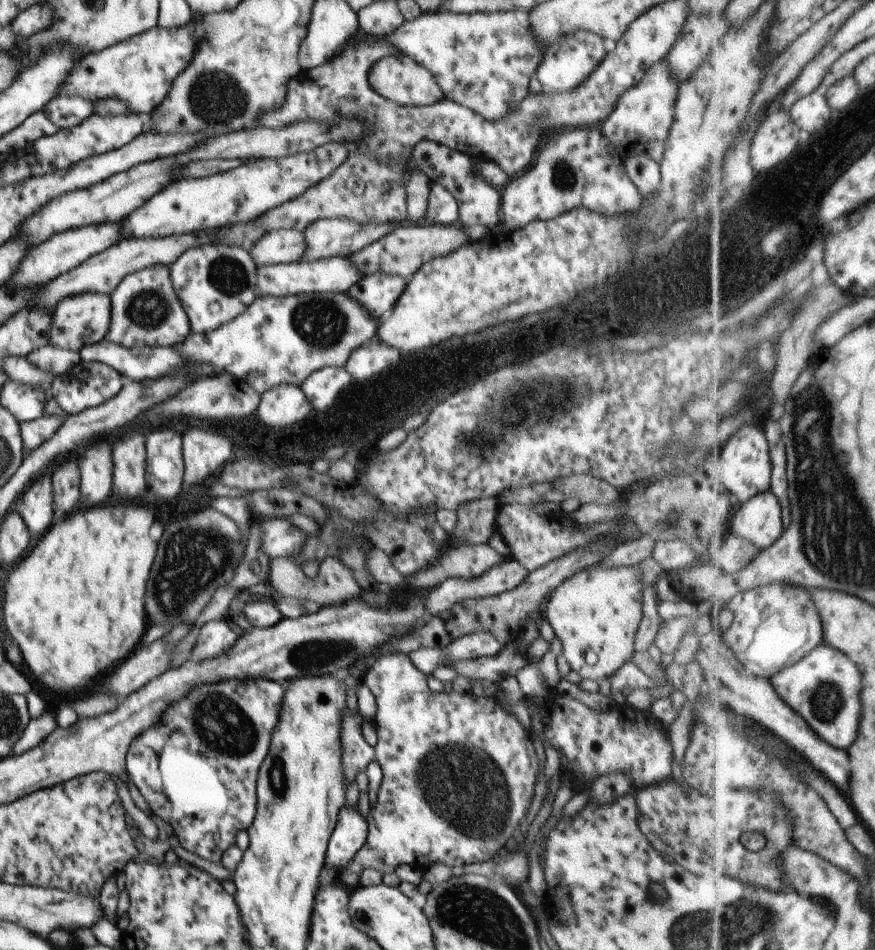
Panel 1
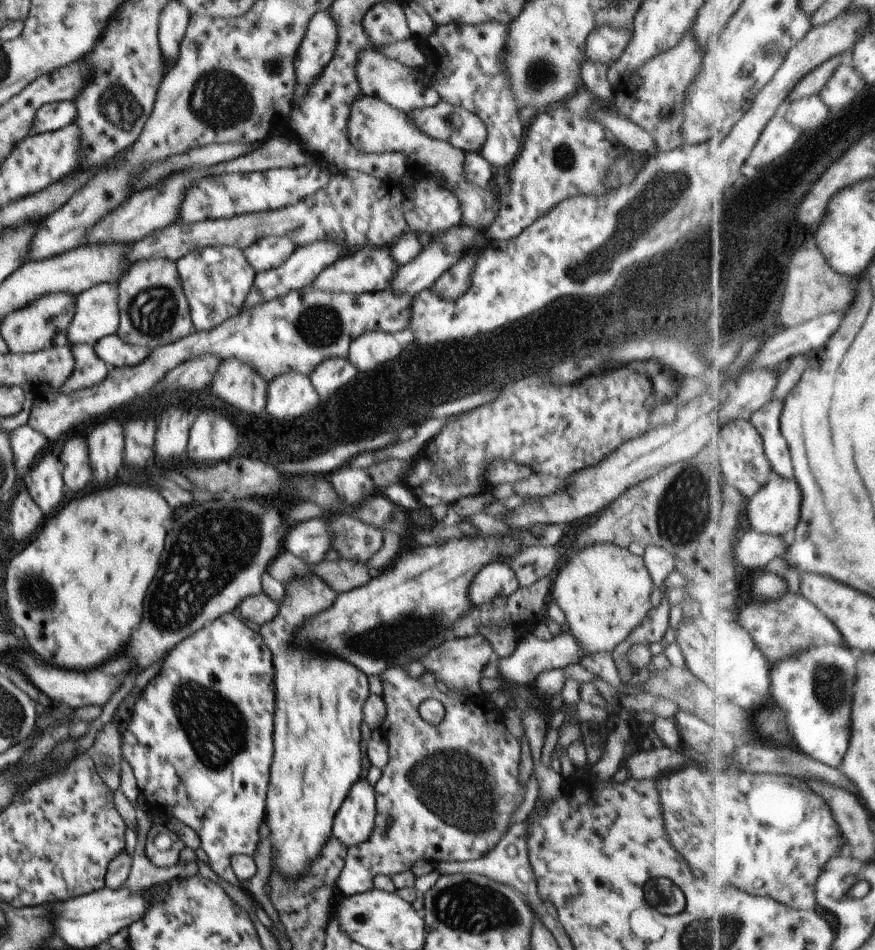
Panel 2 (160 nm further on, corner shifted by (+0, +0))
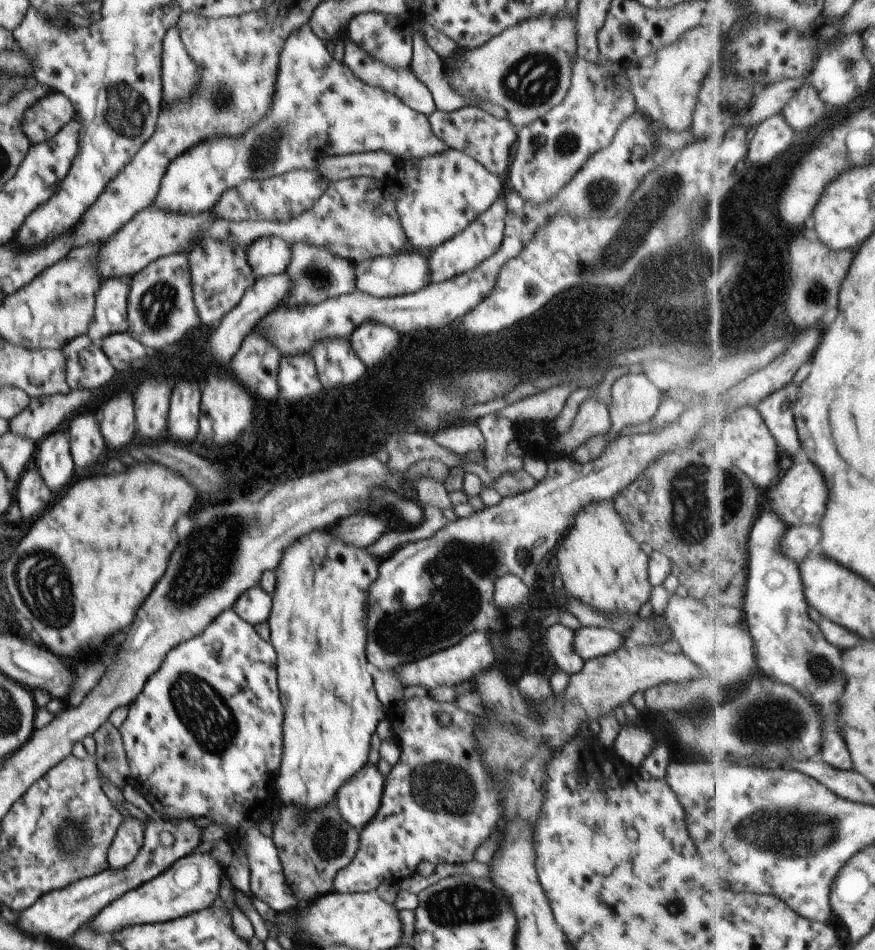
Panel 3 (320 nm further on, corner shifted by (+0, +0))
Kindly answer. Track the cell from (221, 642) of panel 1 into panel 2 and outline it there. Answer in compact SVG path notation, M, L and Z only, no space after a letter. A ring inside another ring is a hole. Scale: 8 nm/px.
M231 612L223 614L197 630L193 635L179 642L173 649L167 652L159 672L147 682L147 686L136 697L135 704L131 710L131 717L127 728L121 732L120 756L129 764L133 777L137 784L137 790L145 799L144 804L147 810L155 817L162 820L174 818L185 826L189 827L199 838L199 846L203 850L206 864L211 871L221 877L225 882L233 886L240 887L238 880L231 871L230 858L235 854L252 856L255 854L256 844L259 841L259 824L265 817L265 786L267 786L267 774L271 766L271 756L273 756L273 740L271 740L271 718L273 718L273 706L275 702L273 691L273 668L270 651L264 646L261 636L247 628L237 616Z

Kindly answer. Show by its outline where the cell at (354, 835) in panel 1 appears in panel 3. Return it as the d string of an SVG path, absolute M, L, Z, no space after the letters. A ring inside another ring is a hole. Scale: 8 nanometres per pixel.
M365 763L336 790L335 804L344 821L353 828L363 828L377 809L382 795L384 780L376 765Z

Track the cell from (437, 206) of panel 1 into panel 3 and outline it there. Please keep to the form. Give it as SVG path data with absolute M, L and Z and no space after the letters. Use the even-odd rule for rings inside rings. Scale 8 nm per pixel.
M455 149L405 162L401 166L399 190L399 194L391 190L391 197L402 231L415 251L424 257L477 219L498 199L499 192L503 192L496 175L468 154Z

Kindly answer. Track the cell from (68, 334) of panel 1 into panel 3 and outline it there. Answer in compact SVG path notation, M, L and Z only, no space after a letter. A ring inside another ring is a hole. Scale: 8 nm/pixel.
M131 276L103 279L94 298L94 317L87 335L93 343L115 333L125 333L128 327L126 302Z

